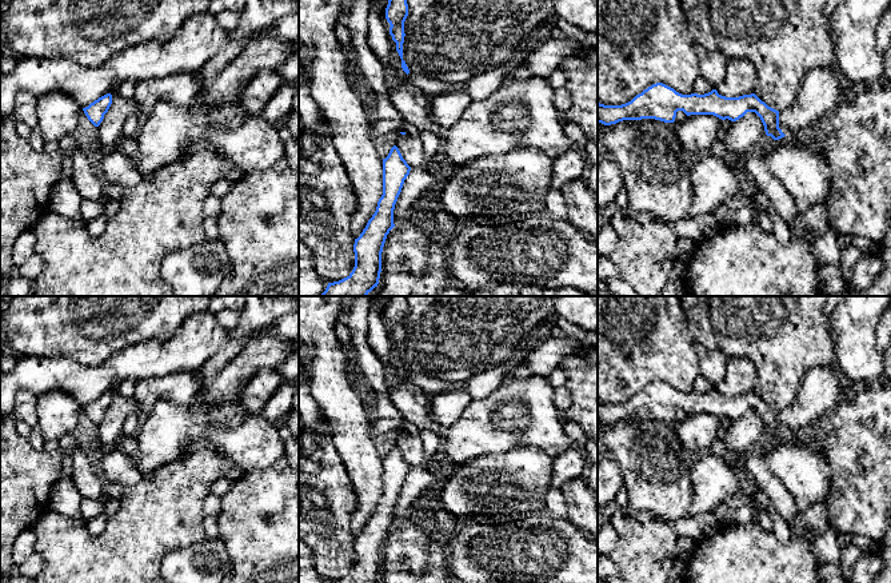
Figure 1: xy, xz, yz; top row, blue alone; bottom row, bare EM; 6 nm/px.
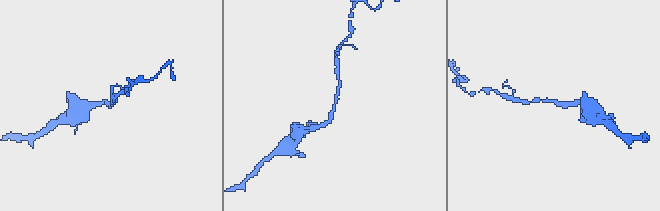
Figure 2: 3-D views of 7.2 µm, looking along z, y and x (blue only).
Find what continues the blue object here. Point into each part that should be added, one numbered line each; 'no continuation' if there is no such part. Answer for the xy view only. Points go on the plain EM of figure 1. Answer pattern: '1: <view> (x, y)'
no continuation

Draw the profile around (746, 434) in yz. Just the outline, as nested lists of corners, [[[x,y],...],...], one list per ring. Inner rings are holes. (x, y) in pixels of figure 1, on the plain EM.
[[[747,411],[728,427],[723,444],[734,454],[752,452],[760,447],[764,435],[760,416],[755,411]]]

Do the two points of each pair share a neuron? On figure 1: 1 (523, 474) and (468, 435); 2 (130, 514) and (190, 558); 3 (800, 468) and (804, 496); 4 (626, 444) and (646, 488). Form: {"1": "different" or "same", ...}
{"1": "different", "2": "different", "3": "same", "4": "same"}

